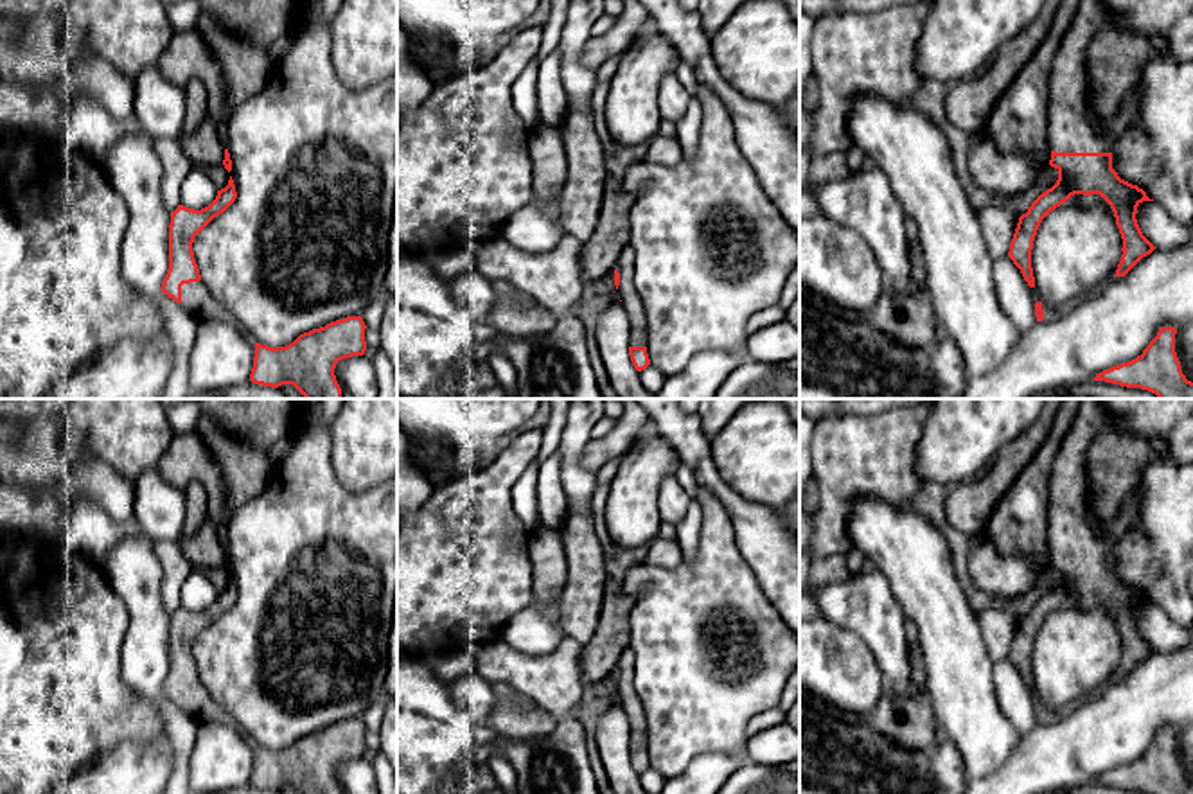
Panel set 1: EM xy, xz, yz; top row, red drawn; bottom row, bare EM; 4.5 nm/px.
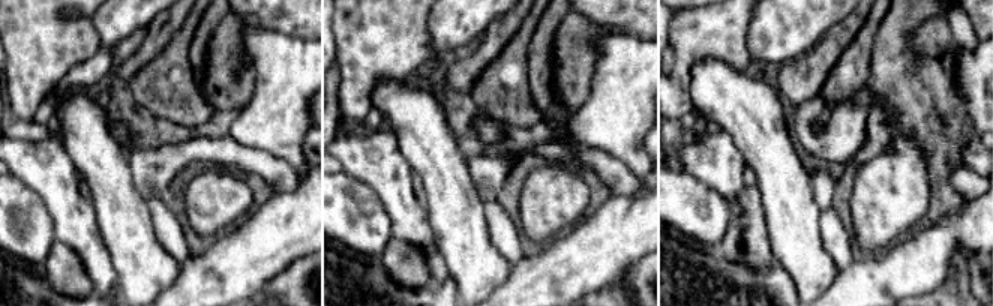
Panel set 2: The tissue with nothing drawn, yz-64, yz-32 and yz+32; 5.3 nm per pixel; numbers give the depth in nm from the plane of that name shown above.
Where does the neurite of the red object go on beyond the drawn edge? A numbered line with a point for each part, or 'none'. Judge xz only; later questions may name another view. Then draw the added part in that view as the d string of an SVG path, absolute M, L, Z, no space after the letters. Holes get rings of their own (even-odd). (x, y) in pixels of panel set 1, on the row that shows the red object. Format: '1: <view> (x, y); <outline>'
1: xz (629, 297); M625 246L614 269L620 273L618 295L629 316L629 347L647 347L647 313L634 287L634 251Z

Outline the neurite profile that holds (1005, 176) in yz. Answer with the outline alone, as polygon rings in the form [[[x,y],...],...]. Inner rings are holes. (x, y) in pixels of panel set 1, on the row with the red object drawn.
[[[979,133],[968,156],[968,169],[979,187],[983,187],[992,199],[1015,203],[1035,181],[1035,174],[1044,167],[1040,160],[1022,153],[1012,151],[1001,154],[992,140]]]

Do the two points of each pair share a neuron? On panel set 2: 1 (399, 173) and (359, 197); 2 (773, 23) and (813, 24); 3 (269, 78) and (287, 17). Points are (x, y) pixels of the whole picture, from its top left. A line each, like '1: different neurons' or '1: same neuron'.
1: different neurons
2: same neuron
3: different neurons

